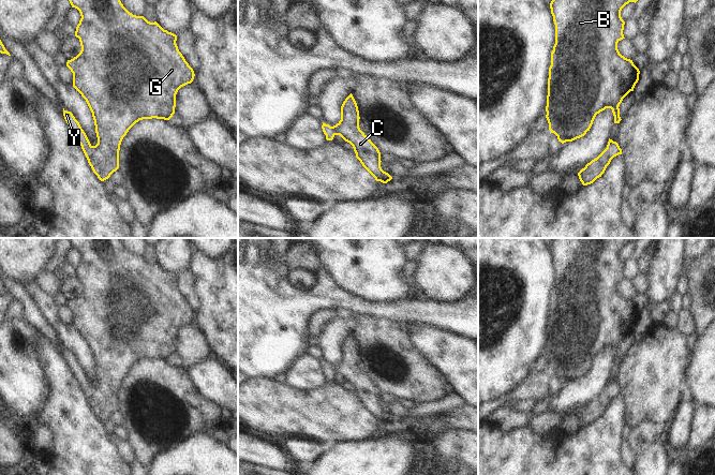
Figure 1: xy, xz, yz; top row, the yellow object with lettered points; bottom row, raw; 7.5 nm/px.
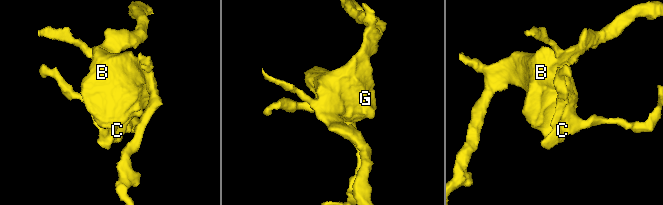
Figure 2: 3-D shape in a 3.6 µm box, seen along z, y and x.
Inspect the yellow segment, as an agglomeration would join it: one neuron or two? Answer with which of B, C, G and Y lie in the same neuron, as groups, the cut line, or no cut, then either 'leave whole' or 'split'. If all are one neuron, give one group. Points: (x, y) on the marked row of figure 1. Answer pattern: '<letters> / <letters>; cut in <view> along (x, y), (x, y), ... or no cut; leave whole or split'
B C G Y; no cut; leave whole

